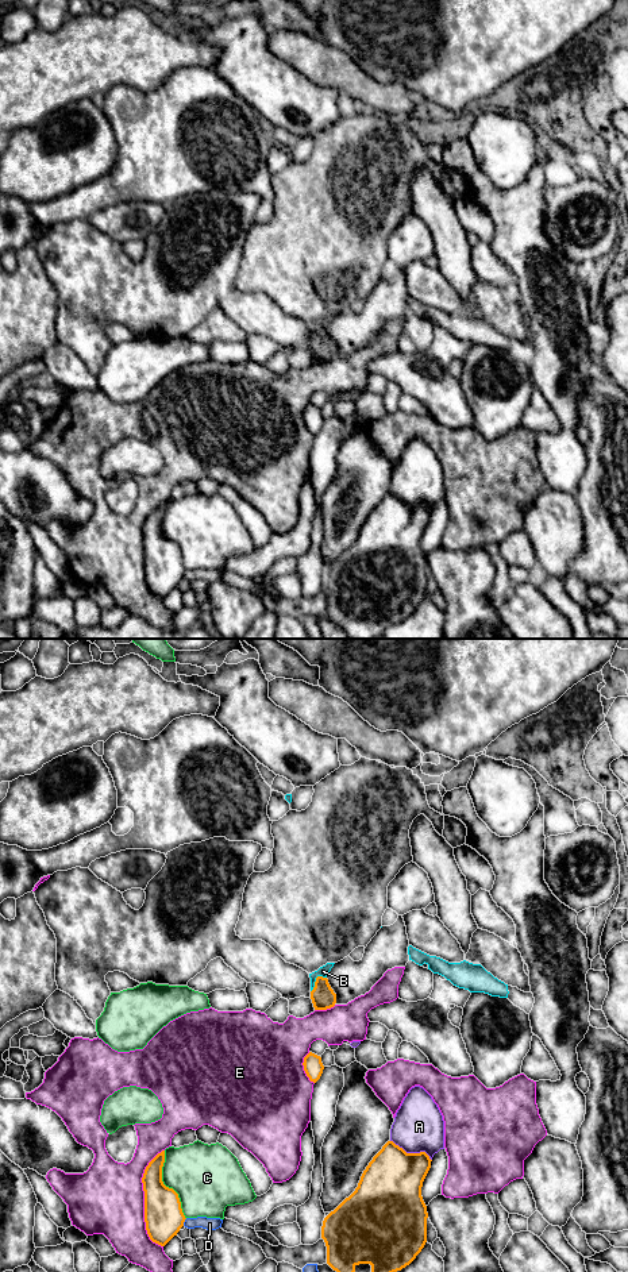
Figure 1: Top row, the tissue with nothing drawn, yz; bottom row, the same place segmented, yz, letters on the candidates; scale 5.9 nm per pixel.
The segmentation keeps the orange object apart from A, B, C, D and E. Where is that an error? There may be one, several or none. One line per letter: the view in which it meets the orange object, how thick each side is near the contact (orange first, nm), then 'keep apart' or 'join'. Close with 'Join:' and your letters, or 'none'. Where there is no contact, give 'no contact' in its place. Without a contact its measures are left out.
A: yz | 360/300 nm | keep apart
B: yz | 140/70 nm | keep apart
C: yz | 240/380 nm | keep apart
D: yz | 240/80 nm | keep apart
E: yz | 240/420 nm | keep apart
Join: none

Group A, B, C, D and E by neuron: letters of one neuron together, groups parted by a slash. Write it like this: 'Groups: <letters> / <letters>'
Groups: A / B / C / D / E

